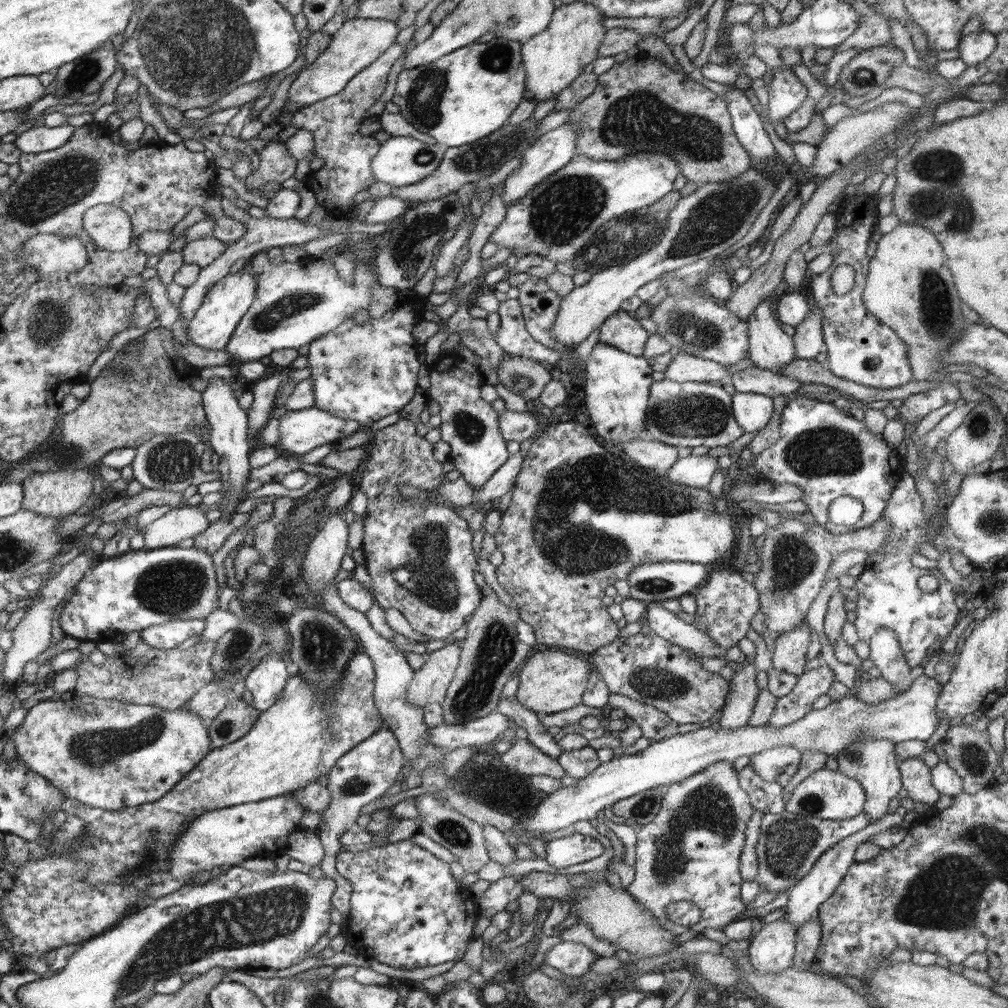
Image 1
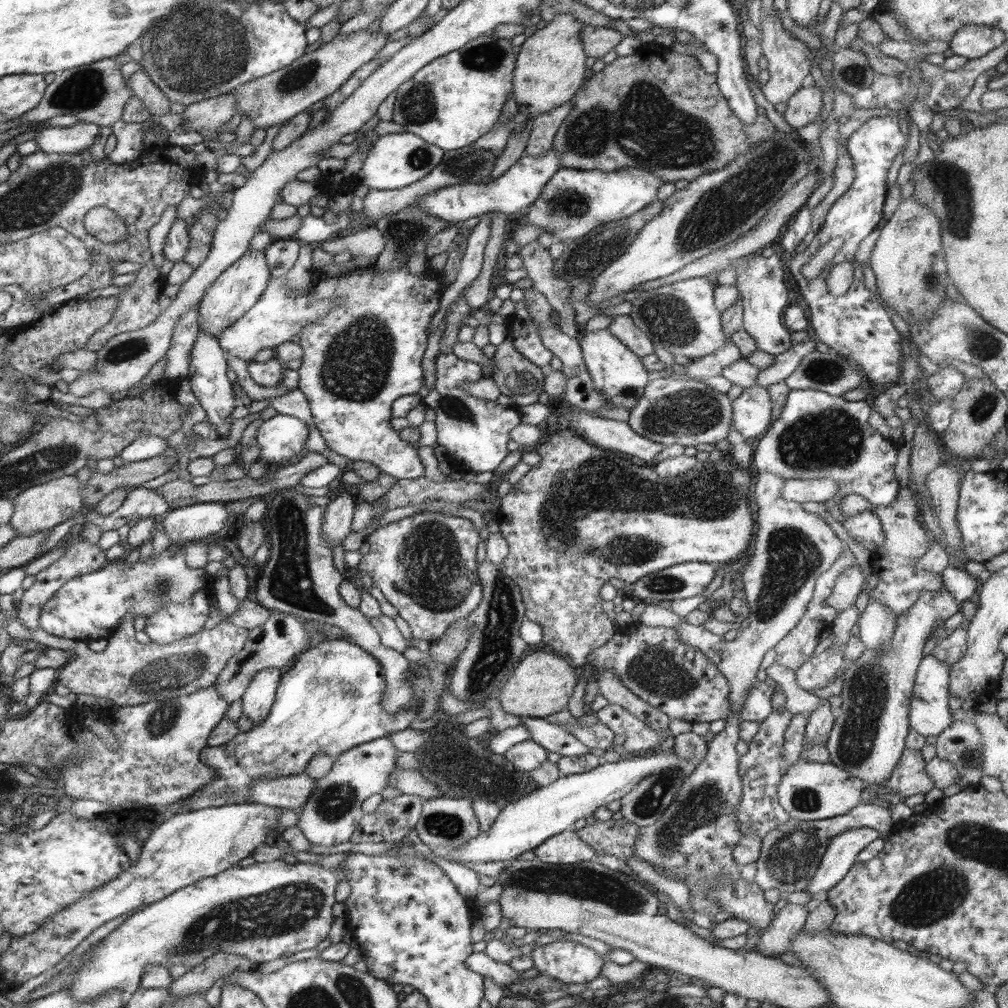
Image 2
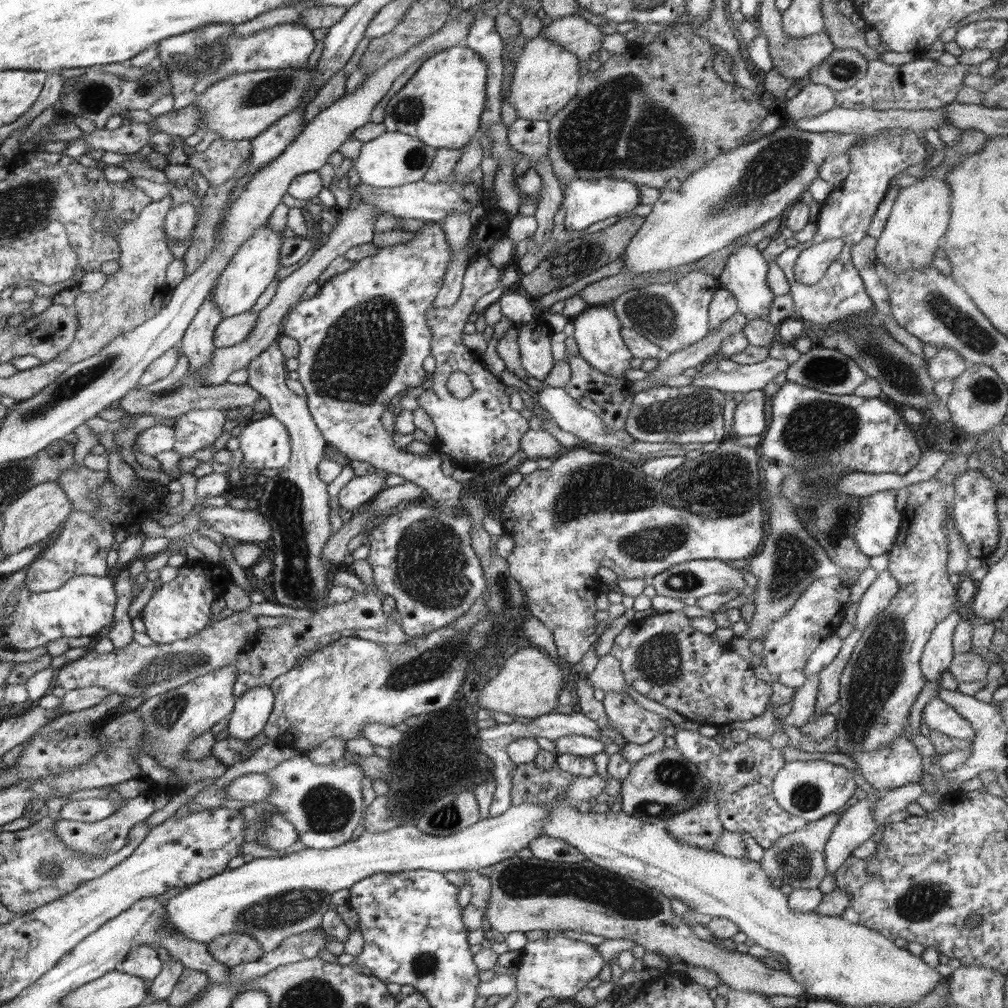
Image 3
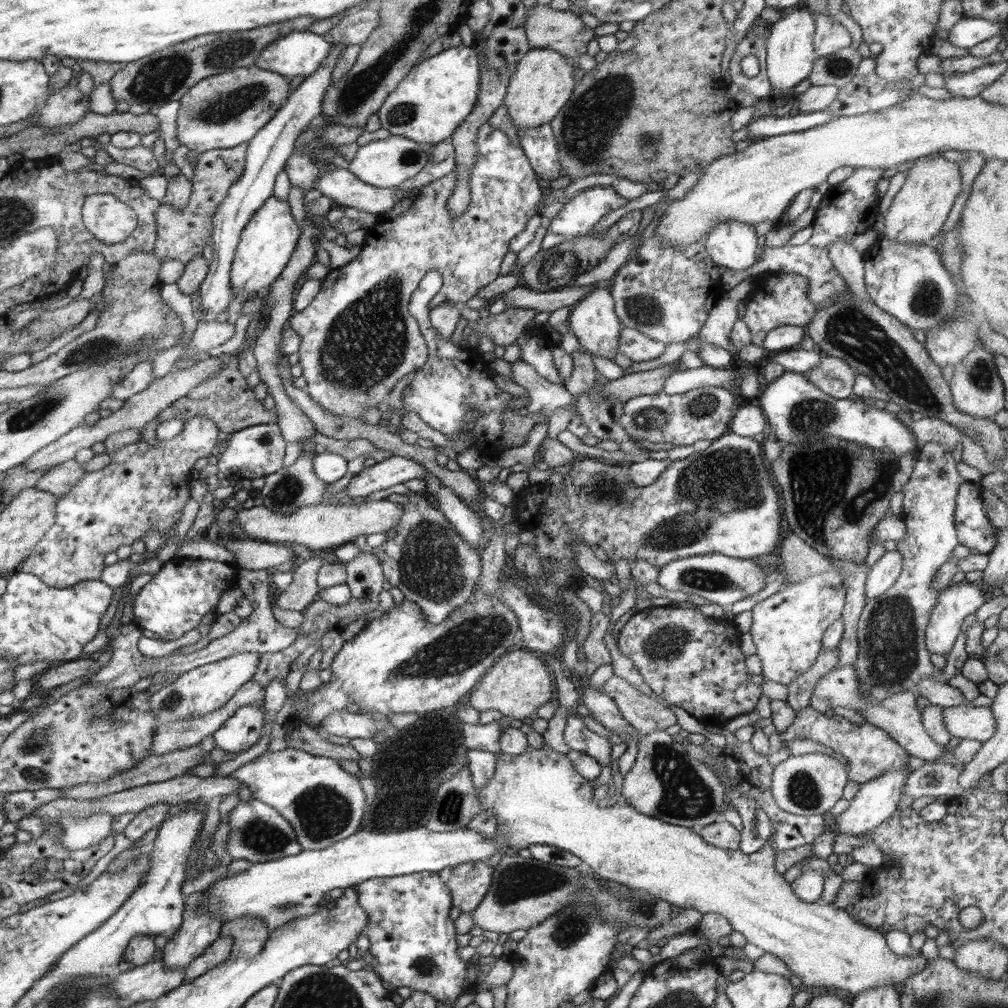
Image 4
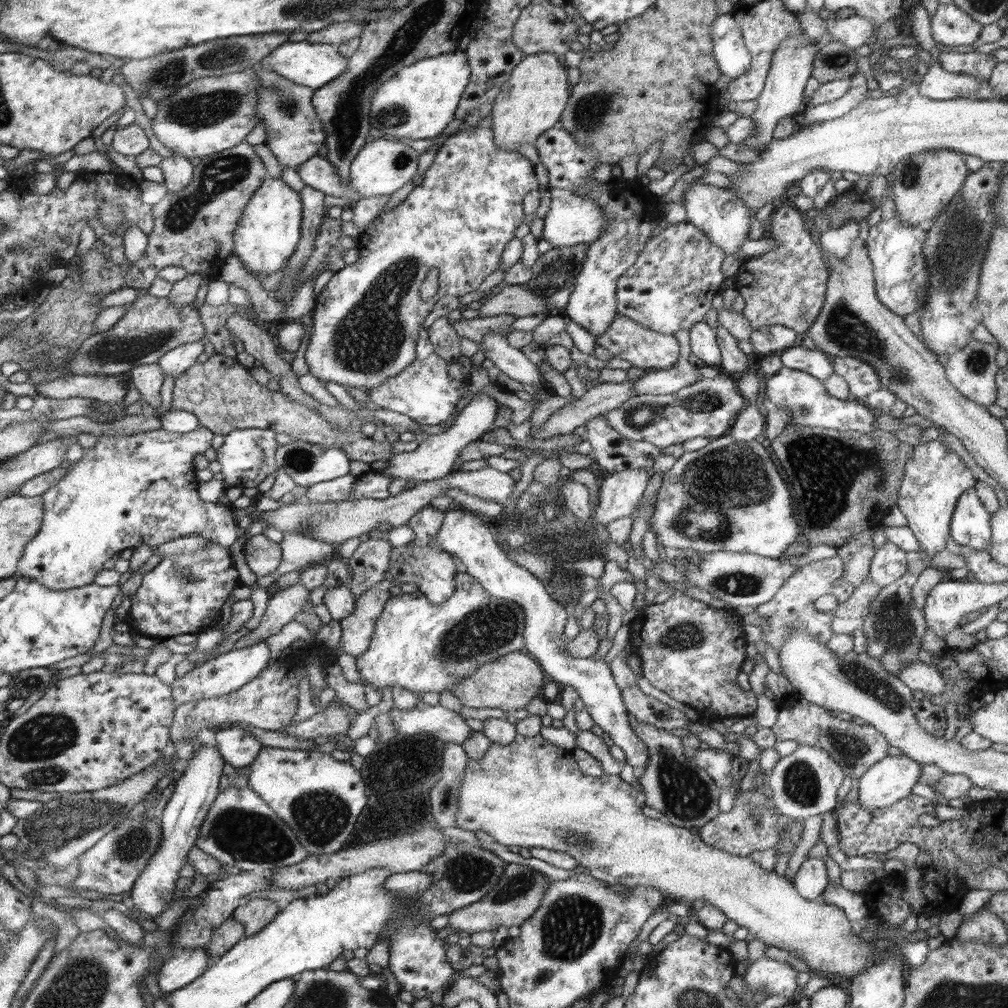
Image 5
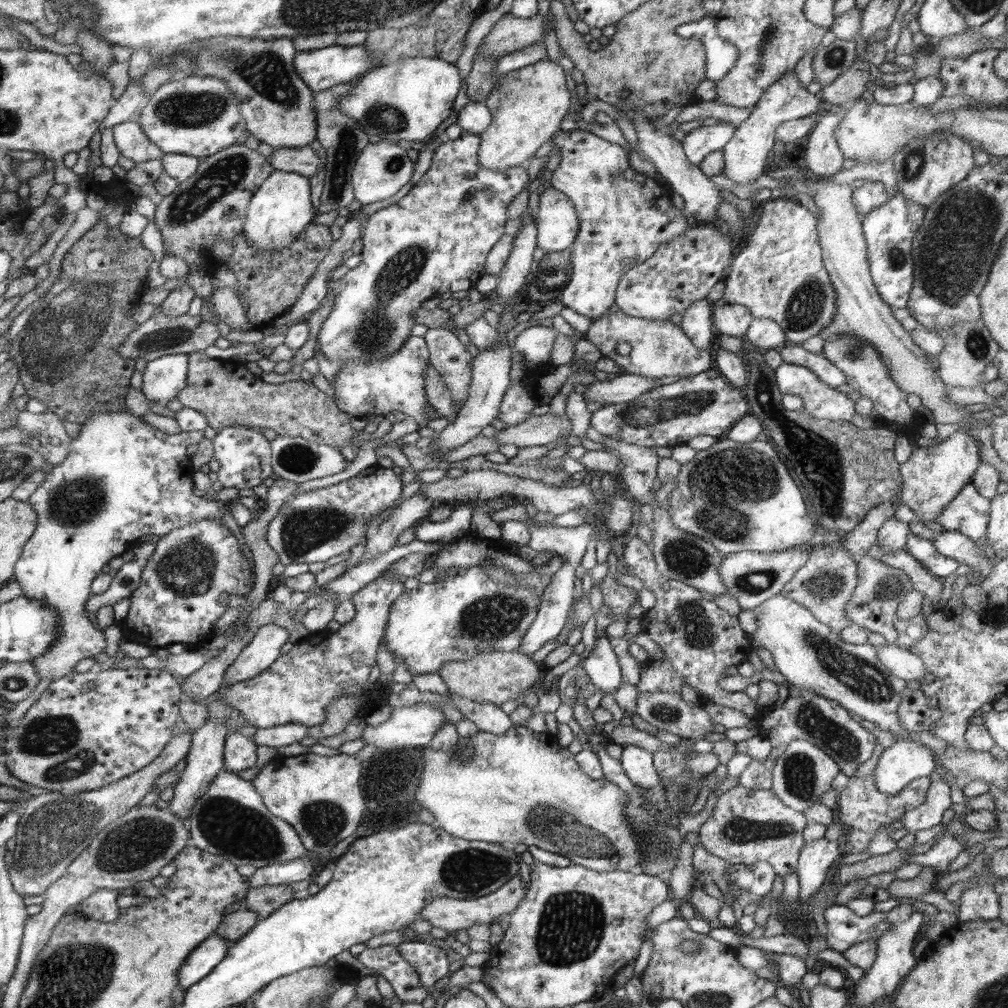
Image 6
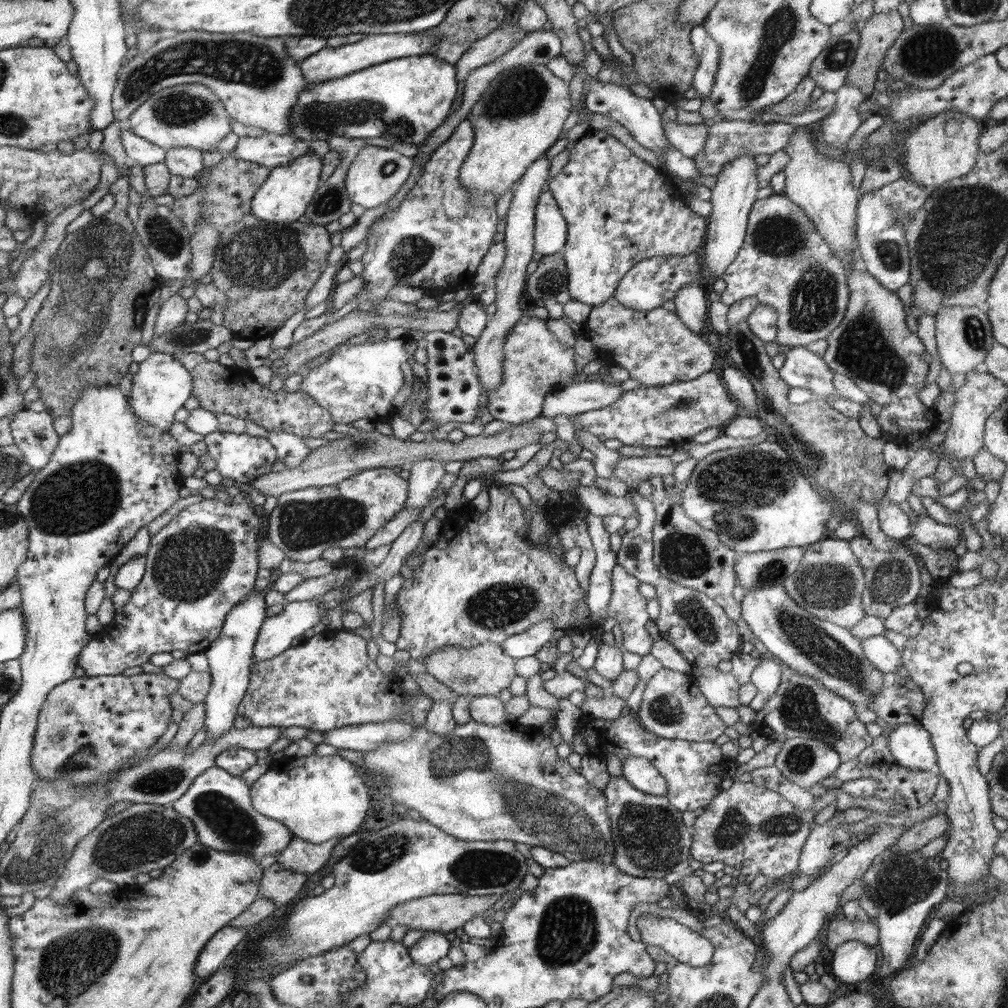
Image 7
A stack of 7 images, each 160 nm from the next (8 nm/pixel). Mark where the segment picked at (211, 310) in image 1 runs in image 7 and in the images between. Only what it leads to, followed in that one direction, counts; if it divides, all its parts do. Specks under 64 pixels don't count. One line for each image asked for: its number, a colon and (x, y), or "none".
2: (241, 286)
3: (254, 267)
4: (270, 238)
5: (268, 233)
6: (282, 207)
7: (284, 198)

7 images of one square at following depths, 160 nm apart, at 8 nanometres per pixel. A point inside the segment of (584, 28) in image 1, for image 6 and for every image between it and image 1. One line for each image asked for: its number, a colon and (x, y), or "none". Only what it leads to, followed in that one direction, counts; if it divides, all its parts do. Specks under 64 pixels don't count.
2: (550, 67)
3: (546, 78)
4: (543, 82)
5: (531, 101)
6: (527, 105)

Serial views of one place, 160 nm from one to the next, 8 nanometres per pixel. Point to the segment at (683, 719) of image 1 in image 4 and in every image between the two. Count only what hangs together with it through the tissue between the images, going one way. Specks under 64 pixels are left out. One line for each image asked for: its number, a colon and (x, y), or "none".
2: (652, 663)
3: (662, 657)
4: (695, 662)

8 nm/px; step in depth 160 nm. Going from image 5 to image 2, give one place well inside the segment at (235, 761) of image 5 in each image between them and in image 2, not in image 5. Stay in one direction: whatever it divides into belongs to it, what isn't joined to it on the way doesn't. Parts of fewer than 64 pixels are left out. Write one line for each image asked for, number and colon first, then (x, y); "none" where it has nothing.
2: (261, 694)
3: (247, 720)
4: (242, 730)

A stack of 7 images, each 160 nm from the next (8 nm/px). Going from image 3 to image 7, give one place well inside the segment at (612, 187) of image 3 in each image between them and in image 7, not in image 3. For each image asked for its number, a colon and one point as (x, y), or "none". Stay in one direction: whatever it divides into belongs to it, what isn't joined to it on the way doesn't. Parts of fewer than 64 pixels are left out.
4: (576, 218)
5: (571, 220)
6: (557, 222)
7: (550, 236)

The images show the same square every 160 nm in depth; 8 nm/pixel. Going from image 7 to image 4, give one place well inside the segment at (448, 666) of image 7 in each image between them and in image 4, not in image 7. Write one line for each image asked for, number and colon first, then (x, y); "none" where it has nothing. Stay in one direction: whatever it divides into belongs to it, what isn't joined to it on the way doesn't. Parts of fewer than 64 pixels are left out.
4: (519, 683)
5: (511, 682)
6: (494, 677)

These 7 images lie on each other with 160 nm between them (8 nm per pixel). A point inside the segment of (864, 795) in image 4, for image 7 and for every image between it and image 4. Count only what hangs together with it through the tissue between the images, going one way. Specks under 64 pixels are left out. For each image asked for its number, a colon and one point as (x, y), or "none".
5: (892, 779)
6: (907, 759)
7: (910, 745)

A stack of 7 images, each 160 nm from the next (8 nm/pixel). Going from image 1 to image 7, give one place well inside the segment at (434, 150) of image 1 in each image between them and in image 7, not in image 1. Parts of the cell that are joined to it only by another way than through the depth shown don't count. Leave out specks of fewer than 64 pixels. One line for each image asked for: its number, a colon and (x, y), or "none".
2: (395, 161)
3: (393, 159)
4: (389, 163)
5: (383, 166)
6: (382, 169)
7: (377, 174)

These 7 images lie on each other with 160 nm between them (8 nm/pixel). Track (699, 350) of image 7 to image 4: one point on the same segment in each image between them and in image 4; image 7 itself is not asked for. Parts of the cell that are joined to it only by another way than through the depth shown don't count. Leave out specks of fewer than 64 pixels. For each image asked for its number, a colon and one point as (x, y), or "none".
4: (640, 348)
5: (643, 348)
6: (659, 348)

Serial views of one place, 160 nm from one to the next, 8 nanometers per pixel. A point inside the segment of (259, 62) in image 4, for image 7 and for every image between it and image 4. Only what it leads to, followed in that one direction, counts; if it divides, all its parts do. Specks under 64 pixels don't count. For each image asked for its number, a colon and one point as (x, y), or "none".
5: (310, 64)
6: (321, 69)
7: (330, 63)

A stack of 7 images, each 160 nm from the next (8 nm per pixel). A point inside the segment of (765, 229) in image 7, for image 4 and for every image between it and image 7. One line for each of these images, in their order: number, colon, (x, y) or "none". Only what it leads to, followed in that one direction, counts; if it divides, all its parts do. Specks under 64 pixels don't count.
4: (776, 299)
5: (786, 286)
6: (778, 273)

